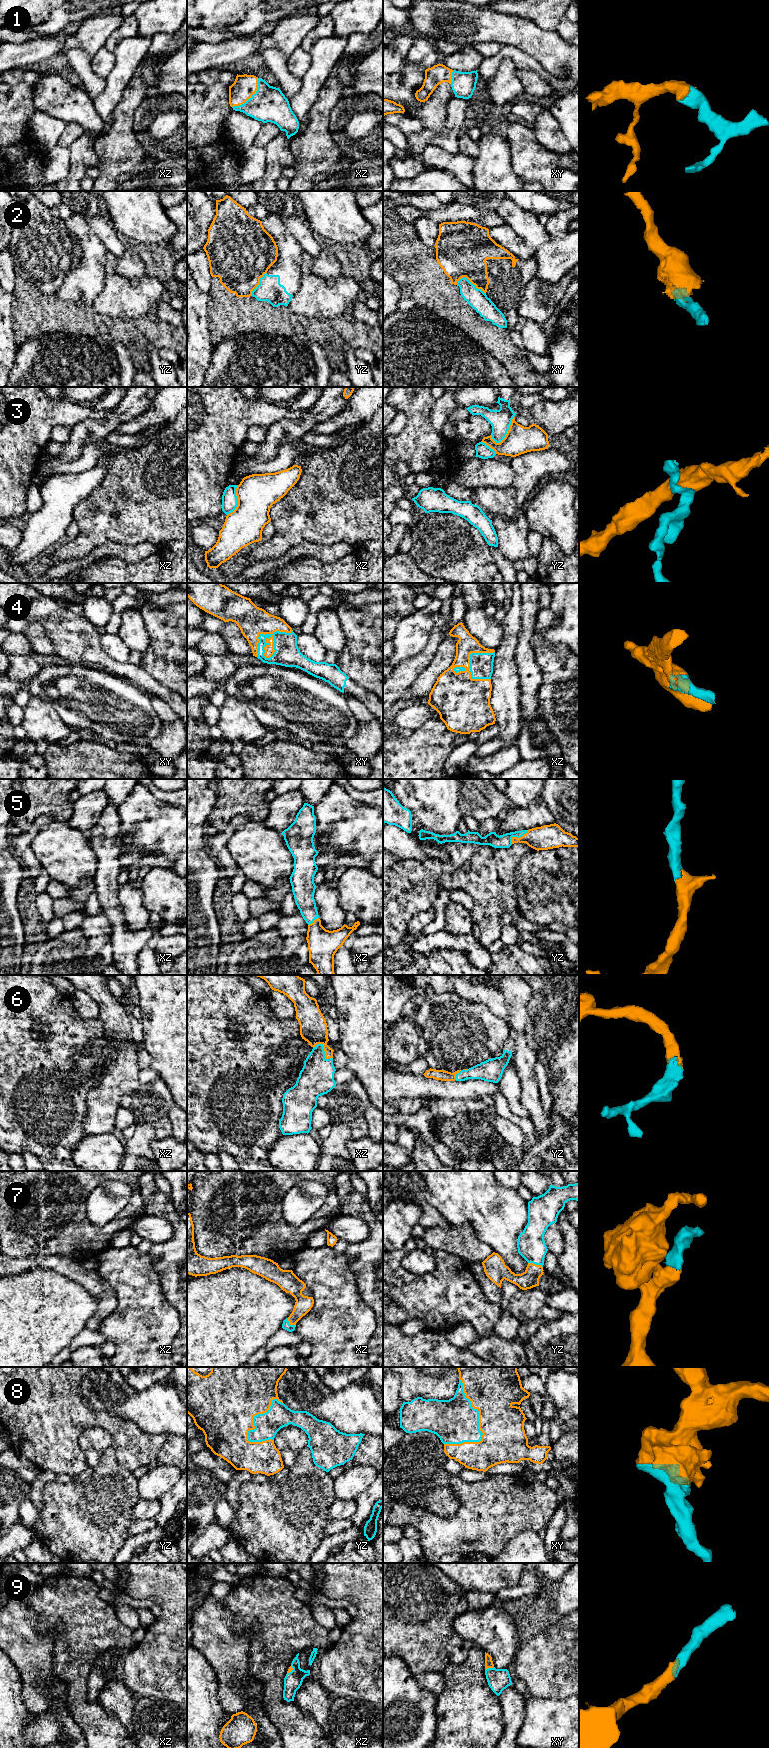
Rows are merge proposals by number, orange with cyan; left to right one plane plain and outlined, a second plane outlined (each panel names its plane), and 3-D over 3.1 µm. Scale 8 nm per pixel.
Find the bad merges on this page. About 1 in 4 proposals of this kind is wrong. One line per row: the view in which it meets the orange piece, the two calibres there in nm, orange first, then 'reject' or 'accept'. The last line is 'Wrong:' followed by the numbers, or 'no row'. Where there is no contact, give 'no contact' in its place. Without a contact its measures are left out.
1: meets orange in xz; 190 nm thick on the orange side, 280 nm on the other; accept
2: meets orange in xy; 380 nm thick on the orange side, 160 nm on the other; reject
3: meets orange in yz; 220 nm thick on the orange side, 170 nm on the other; reject
4: meets orange in xy; 240 nm thick on the orange side, 200 nm on the other; accept
5: meets orange in yz; 190 nm thick on the orange side, 110 nm on the other; accept
6: meets orange in xz; 220 nm thick on the orange side, 280 nm on the other; accept
7: meets orange in yz; 140 nm thick on the orange side, 220 nm on the other; accept
8: meets orange in xy; 360 nm thick on the orange side, 360 nm on the other; accept
9: meets orange in xy; 60 nm thick on the orange side, 180 nm on the other; accept
Wrong: 2, 3

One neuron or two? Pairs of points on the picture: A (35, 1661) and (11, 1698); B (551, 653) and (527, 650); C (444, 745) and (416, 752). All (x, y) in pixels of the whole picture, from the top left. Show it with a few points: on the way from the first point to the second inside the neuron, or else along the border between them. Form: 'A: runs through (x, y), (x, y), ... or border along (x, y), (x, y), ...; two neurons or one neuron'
A: border along (11, 1661), (19, 1672), (21, 1699), (26, 1705); two neurons
B: border along (533, 649), (535, 662), (542, 673); two neurons
C: runs through (437, 747), (430, 747), (423, 752); one neuron

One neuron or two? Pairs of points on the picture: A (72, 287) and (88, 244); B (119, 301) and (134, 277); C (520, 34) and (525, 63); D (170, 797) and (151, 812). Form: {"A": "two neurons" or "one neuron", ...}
{"A": "one neuron", "B": "two neurons", "C": "two neurons", "D": "two neurons"}

